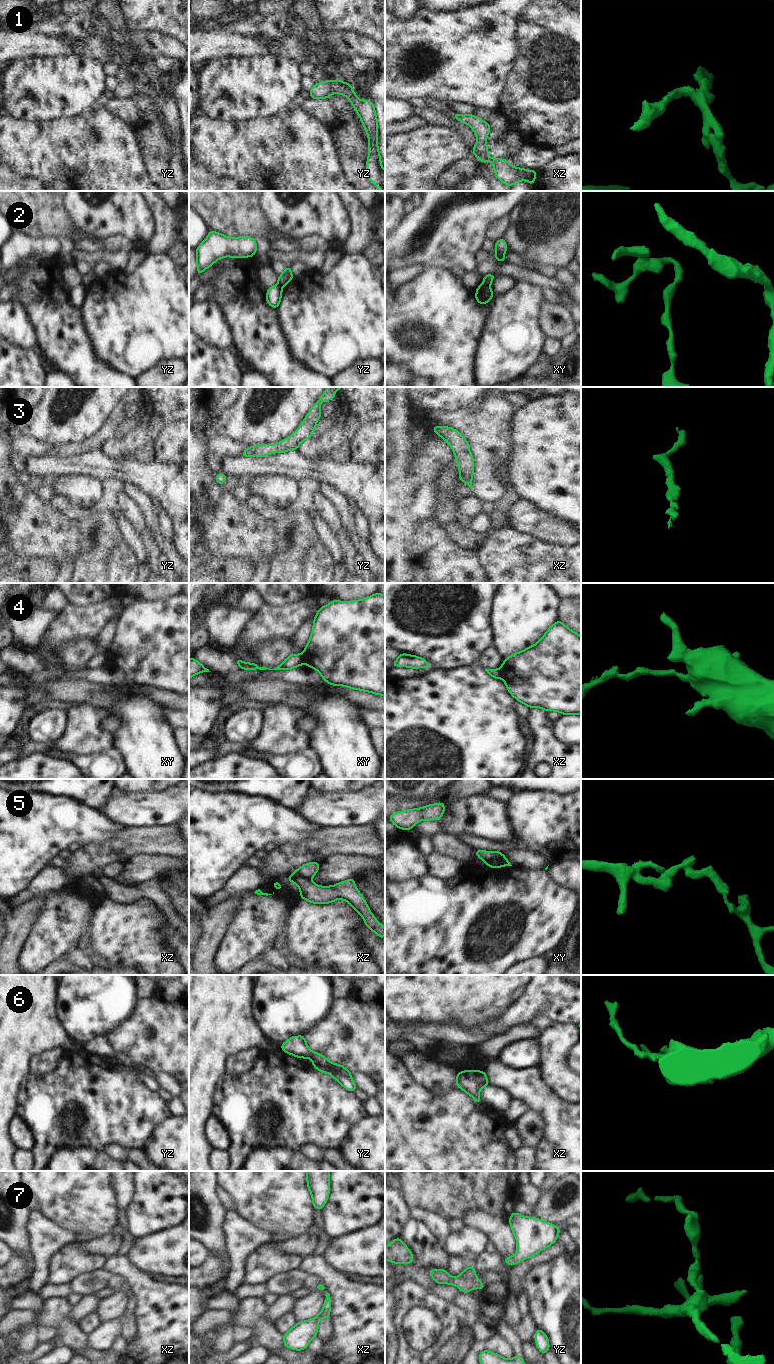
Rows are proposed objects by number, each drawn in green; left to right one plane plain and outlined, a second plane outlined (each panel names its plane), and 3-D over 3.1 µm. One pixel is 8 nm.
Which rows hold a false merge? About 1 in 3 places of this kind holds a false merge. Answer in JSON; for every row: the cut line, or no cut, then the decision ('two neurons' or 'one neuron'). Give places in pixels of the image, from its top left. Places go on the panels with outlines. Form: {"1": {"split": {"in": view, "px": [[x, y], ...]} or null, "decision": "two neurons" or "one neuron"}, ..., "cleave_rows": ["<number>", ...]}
{"1": {"split": null, "decision": "one neuron"}, "2": {"split": {"in": "xy", "px": [[483, 284], [489, 286]]}, "decision": "two neurons"}, "3": {"split": null, "decision": "one neuron"}, "4": {"split": {"in": "xy", "px": [[302, 654], [305, 662]]}, "decision": "two neurons"}, "5": {"split": {"in": "xz", "px": [[310, 878], [295, 877], [291, 881]]}, "decision": "two neurons"}, "6": {"split": null, "decision": "one neuron"}, "7": {"split": null, "decision": "one neuron"}, "cleave_rows": ["2", "4", "5"]}

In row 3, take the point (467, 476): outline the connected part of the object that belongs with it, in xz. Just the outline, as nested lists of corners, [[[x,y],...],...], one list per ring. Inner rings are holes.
[[[434,426],[432,429],[450,445],[454,451],[457,467],[460,470],[459,479],[472,488],[474,458],[470,452],[468,441],[454,428],[447,426]]]

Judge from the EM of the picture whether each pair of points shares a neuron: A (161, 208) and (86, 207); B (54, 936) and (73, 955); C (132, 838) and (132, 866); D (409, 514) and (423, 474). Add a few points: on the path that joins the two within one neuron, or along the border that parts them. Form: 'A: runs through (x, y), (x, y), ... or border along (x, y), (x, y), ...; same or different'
A: border along (144, 201), (153, 216), (156, 231); different
B: border along (77, 947), (62, 955); different
C: border along (155, 853), (135, 853), (123, 861); different
D: runs through (409, 504), (409, 488), (413, 484); same

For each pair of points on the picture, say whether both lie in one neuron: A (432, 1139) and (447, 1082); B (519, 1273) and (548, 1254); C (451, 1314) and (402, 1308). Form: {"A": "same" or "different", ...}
{"A": "different", "B": "same", "C": "same"}

